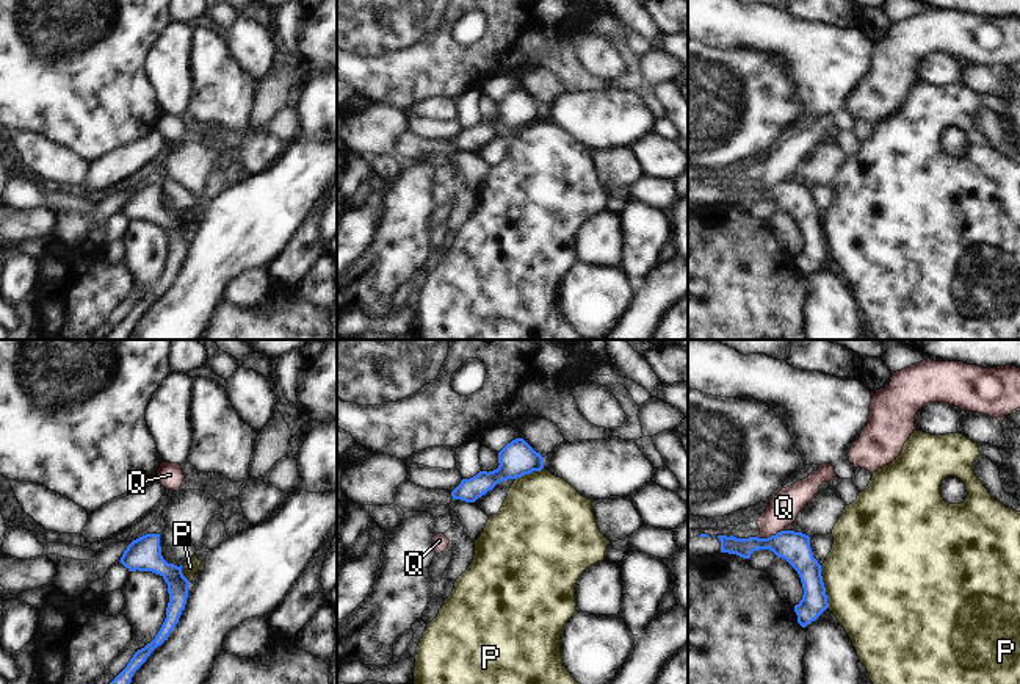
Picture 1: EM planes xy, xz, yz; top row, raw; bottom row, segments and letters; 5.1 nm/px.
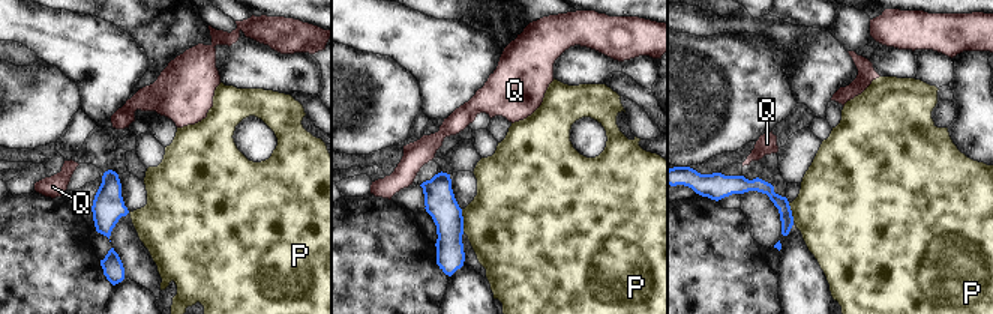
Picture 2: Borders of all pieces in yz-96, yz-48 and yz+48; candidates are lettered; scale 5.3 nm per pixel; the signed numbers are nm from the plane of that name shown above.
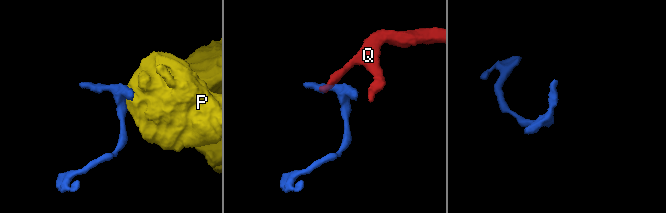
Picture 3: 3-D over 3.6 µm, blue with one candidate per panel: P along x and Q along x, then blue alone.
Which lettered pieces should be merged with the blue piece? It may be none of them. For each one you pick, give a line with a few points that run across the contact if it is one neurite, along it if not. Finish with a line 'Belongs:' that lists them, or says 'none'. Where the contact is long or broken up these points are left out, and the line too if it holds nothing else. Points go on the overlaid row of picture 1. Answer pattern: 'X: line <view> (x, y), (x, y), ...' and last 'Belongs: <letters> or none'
Belongs: none

